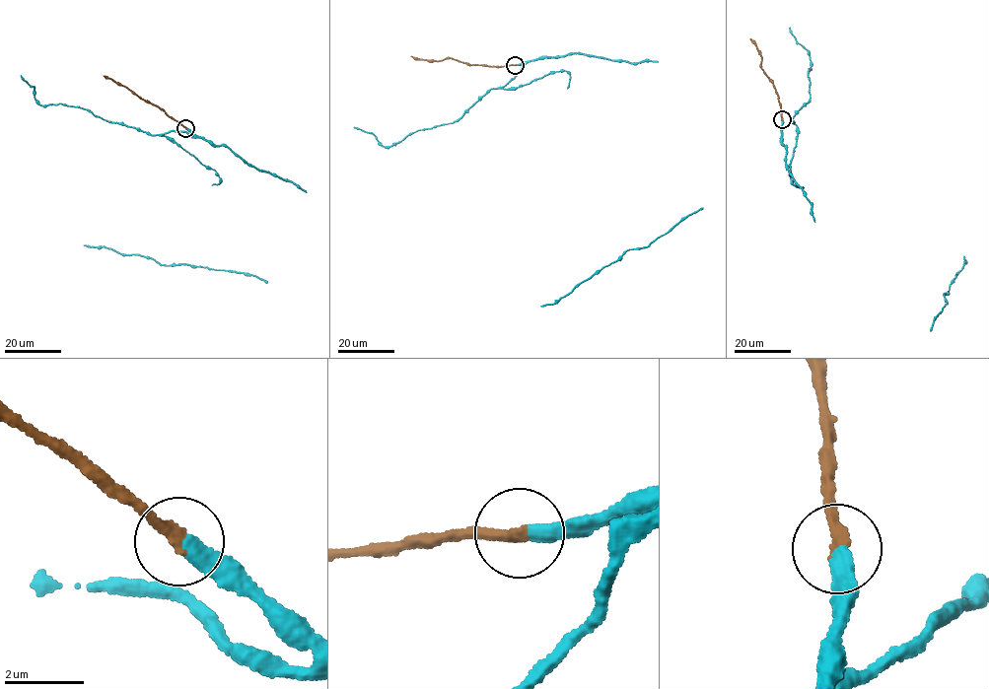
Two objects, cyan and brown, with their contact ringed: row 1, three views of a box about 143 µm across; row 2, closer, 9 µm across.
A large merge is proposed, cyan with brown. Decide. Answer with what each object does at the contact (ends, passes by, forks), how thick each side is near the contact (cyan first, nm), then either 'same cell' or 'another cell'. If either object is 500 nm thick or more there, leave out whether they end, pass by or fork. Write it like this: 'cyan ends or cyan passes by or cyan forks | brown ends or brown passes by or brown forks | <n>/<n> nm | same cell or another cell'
cyan ends | brown ends | 420/320 nm | same cell

